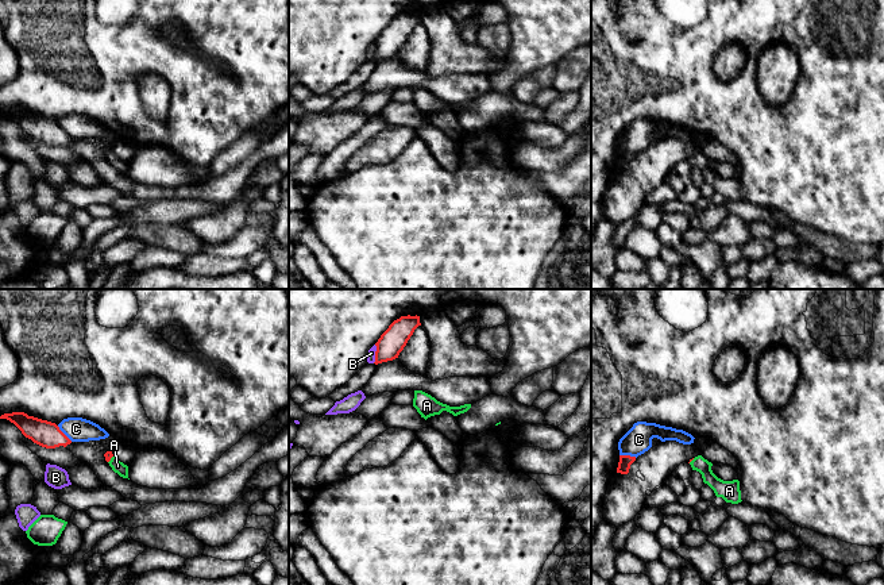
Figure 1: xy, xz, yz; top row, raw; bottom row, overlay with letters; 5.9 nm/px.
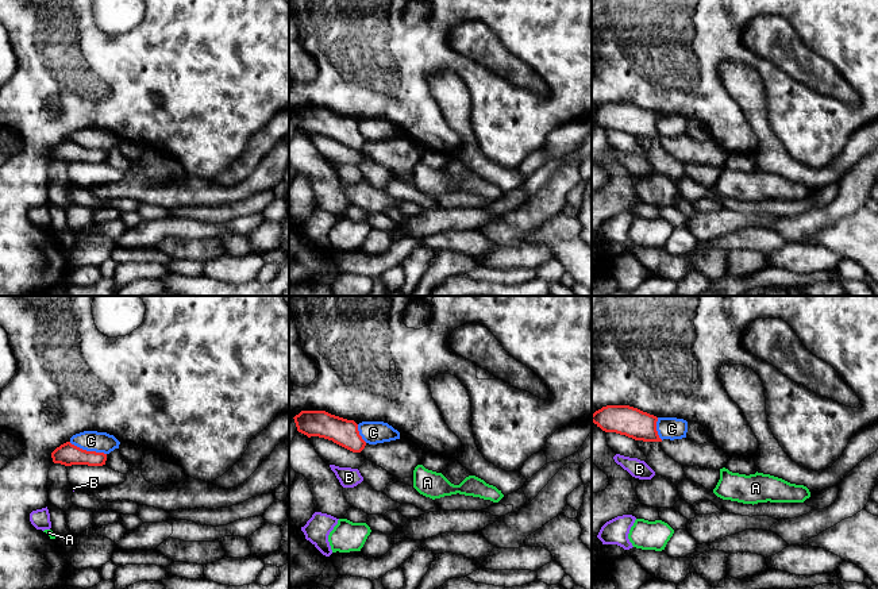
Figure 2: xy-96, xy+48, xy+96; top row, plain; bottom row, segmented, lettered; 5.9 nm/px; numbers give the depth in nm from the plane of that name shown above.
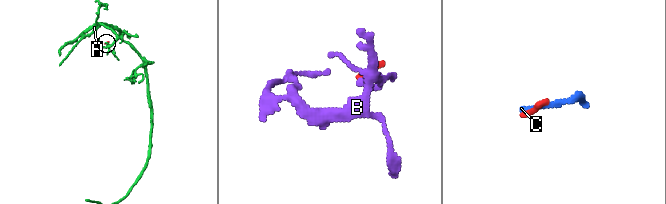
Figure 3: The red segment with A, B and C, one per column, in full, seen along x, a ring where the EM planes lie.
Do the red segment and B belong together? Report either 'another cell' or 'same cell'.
another cell

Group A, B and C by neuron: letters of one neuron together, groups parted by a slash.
A / B / C

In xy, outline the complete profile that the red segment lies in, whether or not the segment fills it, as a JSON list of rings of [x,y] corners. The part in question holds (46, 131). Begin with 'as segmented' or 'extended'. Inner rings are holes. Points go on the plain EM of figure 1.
as segmented; [[[24,109],[4,111],[0,116],[7,116],[13,120],[26,135],[42,145],[66,145],[72,141],[55,120],[28,113]]]

